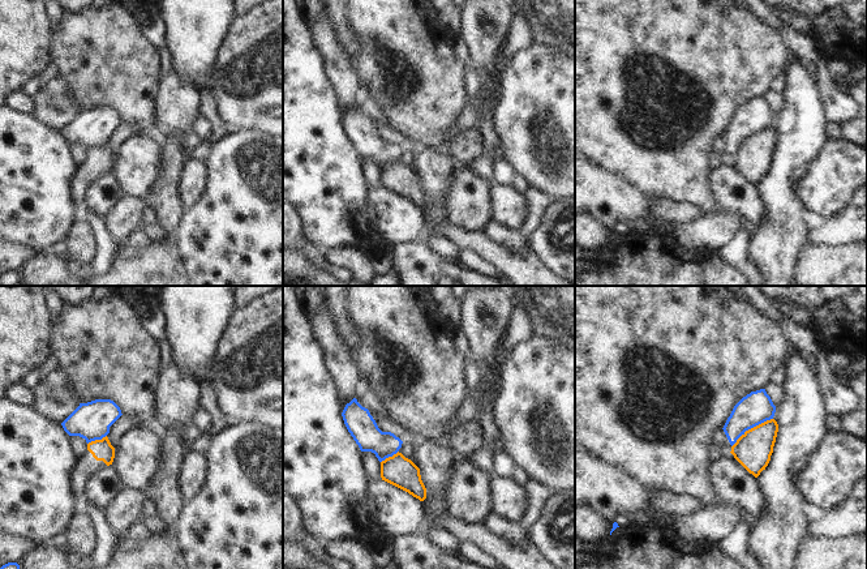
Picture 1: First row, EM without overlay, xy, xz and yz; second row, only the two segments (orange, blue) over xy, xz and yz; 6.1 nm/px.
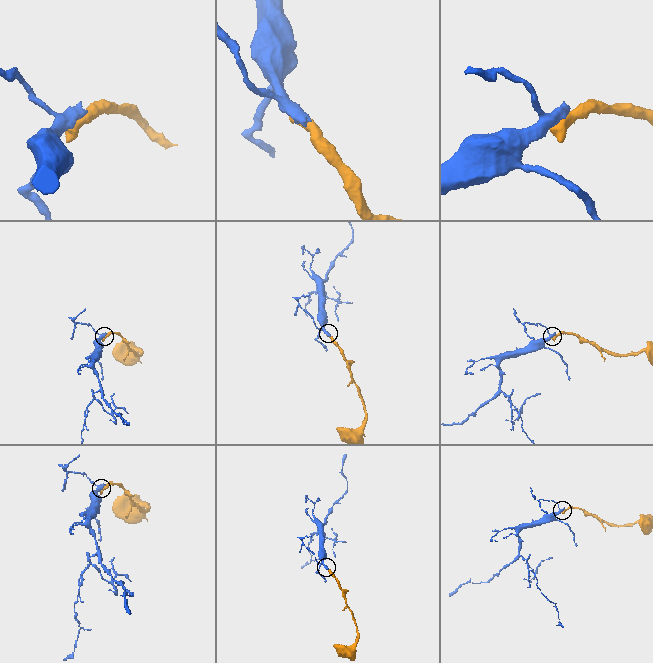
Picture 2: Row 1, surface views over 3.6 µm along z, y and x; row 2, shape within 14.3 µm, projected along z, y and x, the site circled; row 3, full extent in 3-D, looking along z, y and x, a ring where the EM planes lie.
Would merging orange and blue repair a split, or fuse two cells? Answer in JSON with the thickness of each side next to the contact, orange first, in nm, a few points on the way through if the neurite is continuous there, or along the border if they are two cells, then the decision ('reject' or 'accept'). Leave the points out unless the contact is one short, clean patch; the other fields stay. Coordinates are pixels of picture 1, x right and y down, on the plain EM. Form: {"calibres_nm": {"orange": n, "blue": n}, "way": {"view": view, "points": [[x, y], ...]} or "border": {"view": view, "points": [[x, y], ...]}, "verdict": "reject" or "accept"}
{"calibres_nm": {"orange": 220, "blue": 200}, "border": {"view": "yz", "points": [[772, 125], [749, 136], [732, 154]]}, "verdict": "reject"}

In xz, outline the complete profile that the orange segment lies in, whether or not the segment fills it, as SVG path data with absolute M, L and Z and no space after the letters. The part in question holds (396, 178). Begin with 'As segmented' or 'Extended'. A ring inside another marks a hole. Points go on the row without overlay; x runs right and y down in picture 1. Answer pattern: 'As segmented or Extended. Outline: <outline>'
As segmented. Outline: M399 159L381 170L381 185L420 209L426 206L426 196L421 188L420 176Z

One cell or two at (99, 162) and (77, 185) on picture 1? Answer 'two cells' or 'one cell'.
one cell

